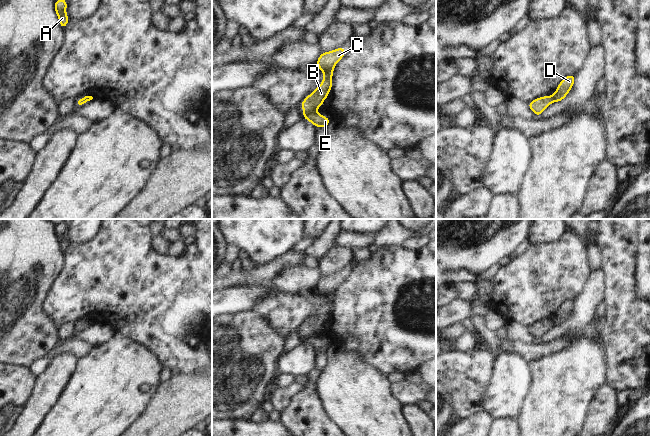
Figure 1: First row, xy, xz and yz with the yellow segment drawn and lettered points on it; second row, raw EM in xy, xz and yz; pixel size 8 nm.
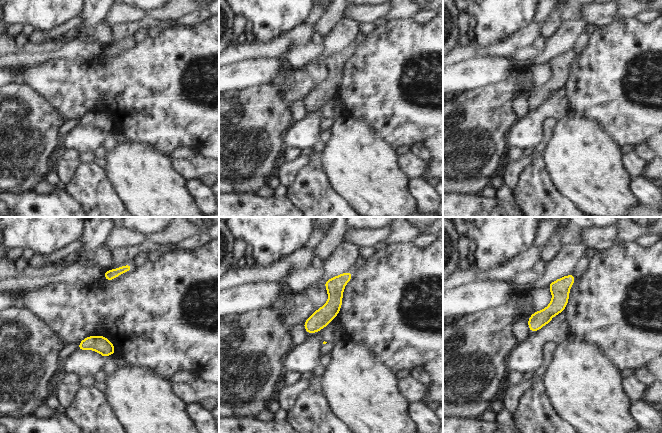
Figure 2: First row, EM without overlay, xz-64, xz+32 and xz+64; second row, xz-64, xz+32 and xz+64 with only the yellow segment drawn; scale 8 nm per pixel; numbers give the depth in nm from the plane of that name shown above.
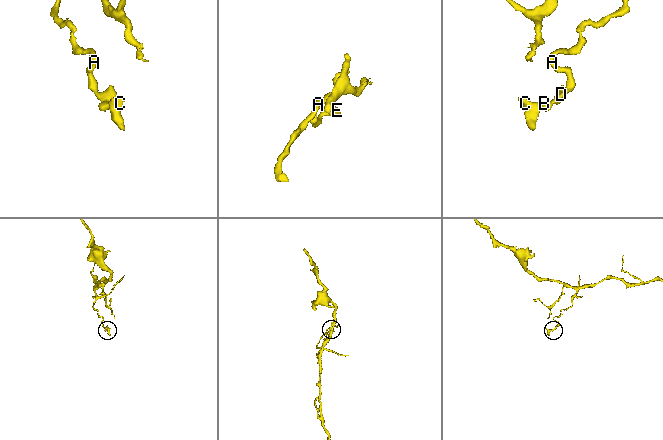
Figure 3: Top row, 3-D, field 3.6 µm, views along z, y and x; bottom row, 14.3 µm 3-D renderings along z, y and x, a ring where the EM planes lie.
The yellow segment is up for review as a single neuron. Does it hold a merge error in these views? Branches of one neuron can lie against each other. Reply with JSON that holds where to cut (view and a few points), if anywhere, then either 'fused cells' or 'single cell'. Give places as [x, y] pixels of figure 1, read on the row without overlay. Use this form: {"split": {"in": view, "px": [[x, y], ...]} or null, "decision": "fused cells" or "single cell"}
{"split": {"in": "xz", "px": [[315, 333], [304, 336]]}, "decision": "fused cells"}

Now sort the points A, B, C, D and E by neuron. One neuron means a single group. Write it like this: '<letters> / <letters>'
A D E / B C

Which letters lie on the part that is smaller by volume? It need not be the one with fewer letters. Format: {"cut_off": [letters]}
{"cut_off": ["B", "C"]}

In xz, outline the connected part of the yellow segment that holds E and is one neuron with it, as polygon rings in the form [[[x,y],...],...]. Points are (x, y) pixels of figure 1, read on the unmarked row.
[[[316,334],[303,336],[303,342],[311,346],[314,351],[326,352],[330,348],[330,343],[326,340],[322,340]]]

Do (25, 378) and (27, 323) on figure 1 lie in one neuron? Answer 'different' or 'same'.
different

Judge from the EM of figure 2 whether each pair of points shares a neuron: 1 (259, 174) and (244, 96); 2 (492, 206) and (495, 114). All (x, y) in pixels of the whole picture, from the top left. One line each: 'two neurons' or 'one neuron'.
1: one neuron
2: two neurons

